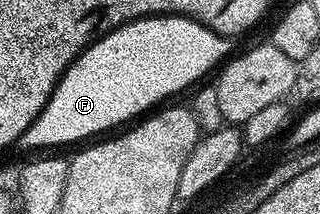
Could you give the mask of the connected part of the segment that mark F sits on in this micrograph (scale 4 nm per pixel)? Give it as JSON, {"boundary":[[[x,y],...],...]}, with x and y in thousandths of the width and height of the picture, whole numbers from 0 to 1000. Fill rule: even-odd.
{"boundary":[[[581,75],[425,84],[388,121],[369,121],[344,159],[325,159],[322,173],[297,182],[222,294],[219,318],[197,341],[181,397],[172,402],[144,505],[131,514],[94,598],[63,636],[56,687],[103,701],[247,664],[256,645],[294,650],[309,636],[294,636],[294,626],[309,626],[319,607],[347,607],[381,570],[406,575],[456,537],[475,505],[519,481],[525,472],[519,458],[531,439],[566,435],[581,402],[597,402],[619,364],[641,360],[659,322],[669,332],[725,248],[722,196],[719,173],[666,150],[631,103]]]}

